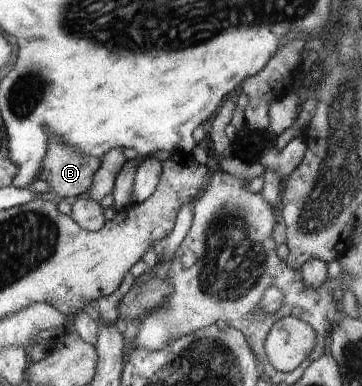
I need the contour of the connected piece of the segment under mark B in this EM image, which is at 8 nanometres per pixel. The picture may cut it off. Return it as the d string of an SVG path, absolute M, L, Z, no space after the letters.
M58 135L48 136L47 153L34 177L49 184L58 200L89 192L95 172L102 166L99 157L91 157L65 143Z

